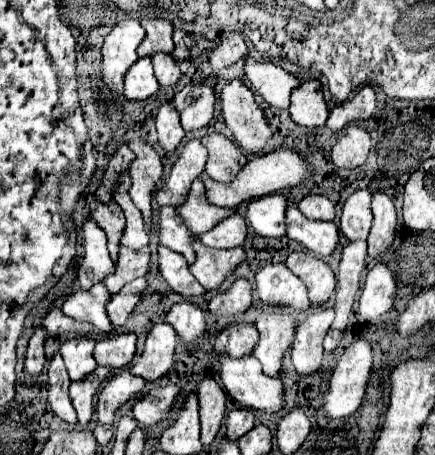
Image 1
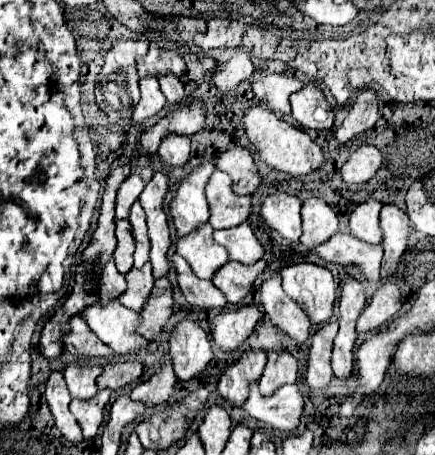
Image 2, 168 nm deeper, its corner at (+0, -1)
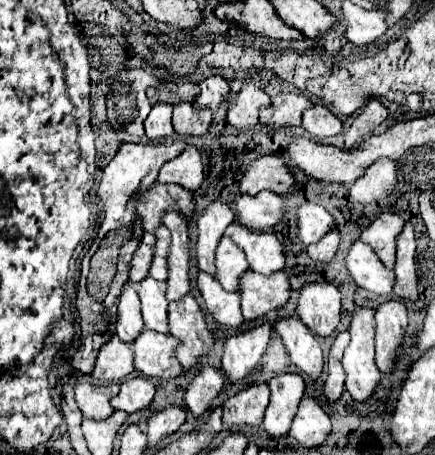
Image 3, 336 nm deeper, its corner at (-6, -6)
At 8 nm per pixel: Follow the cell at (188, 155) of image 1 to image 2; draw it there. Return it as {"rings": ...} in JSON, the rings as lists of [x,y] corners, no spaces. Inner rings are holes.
{"rings":[[[204,161],[180,183],[176,197],[170,203],[174,227],[180,237],[186,237],[186,233],[192,233],[194,229],[198,229],[198,225],[204,225],[210,219],[204,187],[206,181],[210,179],[210,173],[214,173],[214,169],[216,167],[210,161]]]}

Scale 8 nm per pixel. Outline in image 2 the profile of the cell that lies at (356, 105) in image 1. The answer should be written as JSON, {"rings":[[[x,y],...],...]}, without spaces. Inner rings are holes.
{"rings":[[[362,91],[356,97],[356,103],[352,105],[352,109],[348,111],[344,123],[336,131],[336,139],[340,143],[348,143],[352,137],[356,137],[356,135],[368,131],[370,127],[374,127],[376,121],[378,121],[376,95],[372,91]]]}

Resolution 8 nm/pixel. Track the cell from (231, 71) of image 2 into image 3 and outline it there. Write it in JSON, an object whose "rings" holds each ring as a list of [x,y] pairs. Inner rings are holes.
{"rings":[[[250,78],[244,80],[236,102],[230,102],[228,108],[228,122],[236,128],[248,128],[258,122],[258,110],[260,106],[268,106],[270,96],[258,88]]]}

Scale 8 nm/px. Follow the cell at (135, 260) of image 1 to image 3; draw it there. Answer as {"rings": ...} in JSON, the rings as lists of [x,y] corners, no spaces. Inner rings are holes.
{"rings":[[[144,278],[138,284],[138,296],[142,302],[142,320],[148,330],[168,332],[168,300],[166,300],[166,282],[158,282],[154,278]]]}

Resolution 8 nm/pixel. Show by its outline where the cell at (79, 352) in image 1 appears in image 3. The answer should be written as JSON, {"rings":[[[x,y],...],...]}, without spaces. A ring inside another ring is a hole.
{"rings":[[[80,382],[74,386],[74,392],[76,392],[76,404],[82,410],[82,414],[86,418],[100,420],[100,418],[108,418],[108,414],[112,414],[110,398],[118,392],[118,384],[94,386],[94,384]]]}

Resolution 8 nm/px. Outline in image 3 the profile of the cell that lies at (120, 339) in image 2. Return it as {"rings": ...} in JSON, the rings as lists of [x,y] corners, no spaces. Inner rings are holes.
{"rings":[[[144,328],[138,338],[130,342],[130,348],[134,352],[134,370],[142,372],[144,376],[174,378],[182,374],[182,366],[174,356],[174,336]]]}

